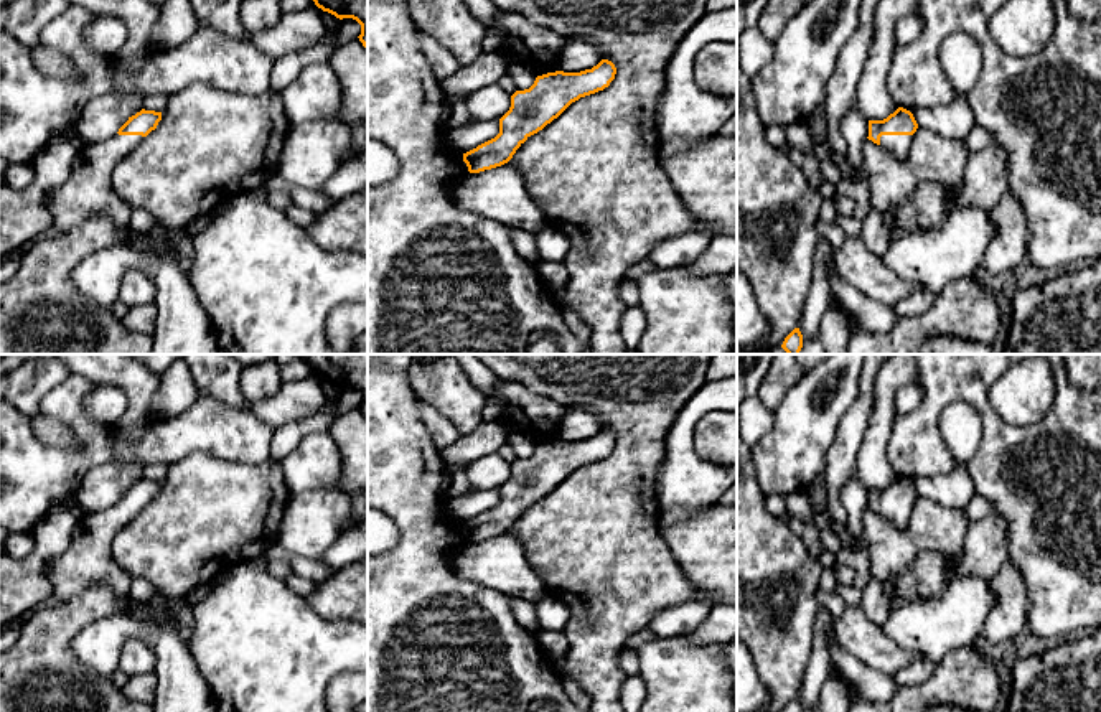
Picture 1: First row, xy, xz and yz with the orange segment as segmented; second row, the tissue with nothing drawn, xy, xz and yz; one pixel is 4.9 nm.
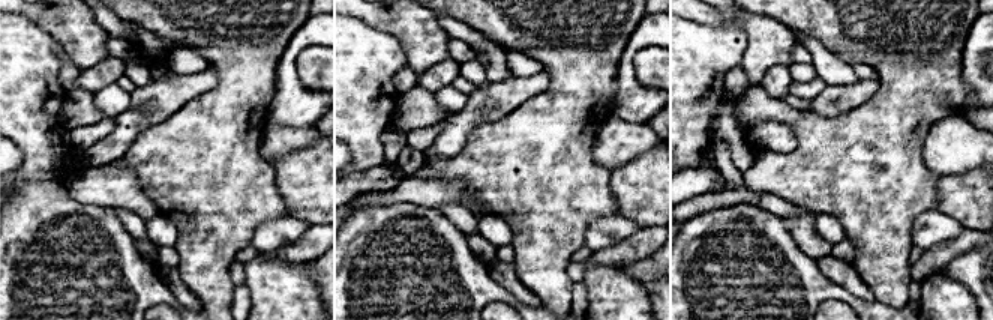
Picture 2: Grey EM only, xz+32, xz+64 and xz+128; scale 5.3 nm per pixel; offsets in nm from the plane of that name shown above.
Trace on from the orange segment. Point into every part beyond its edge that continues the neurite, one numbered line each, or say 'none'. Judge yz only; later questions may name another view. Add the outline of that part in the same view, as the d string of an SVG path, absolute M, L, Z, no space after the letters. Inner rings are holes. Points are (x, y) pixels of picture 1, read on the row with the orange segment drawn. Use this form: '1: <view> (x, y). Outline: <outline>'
1: yz (899, 145). Outline: M882 135L880 147L890 150L898 158L905 158L908 147L911 143L911 135Z

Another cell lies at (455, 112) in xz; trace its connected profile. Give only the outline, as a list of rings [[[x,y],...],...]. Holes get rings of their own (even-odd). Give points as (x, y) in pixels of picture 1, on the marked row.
[[[447,94],[442,115],[443,130],[450,132],[452,129],[468,125],[473,122],[476,122],[476,119],[468,112],[466,96]]]

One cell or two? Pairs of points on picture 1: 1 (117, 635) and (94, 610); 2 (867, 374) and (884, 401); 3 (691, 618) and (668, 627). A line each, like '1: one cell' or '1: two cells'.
1: two cells
2: two cells
3: one cell

